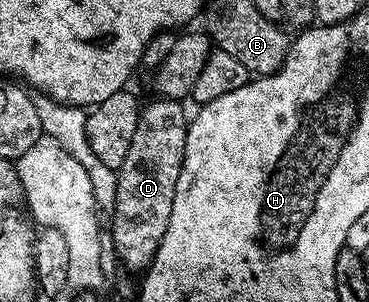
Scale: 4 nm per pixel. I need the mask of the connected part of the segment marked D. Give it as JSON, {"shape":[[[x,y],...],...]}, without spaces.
{"shape":[[[158,97],[157,102],[144,103],[141,115],[135,124],[135,136],[123,164],[116,170],[117,191],[111,215],[111,233],[114,236],[115,252],[126,271],[149,269],[155,252],[167,232],[171,220],[171,200],[175,200],[175,184],[183,168],[185,141],[187,140],[187,114],[176,98]]]}

